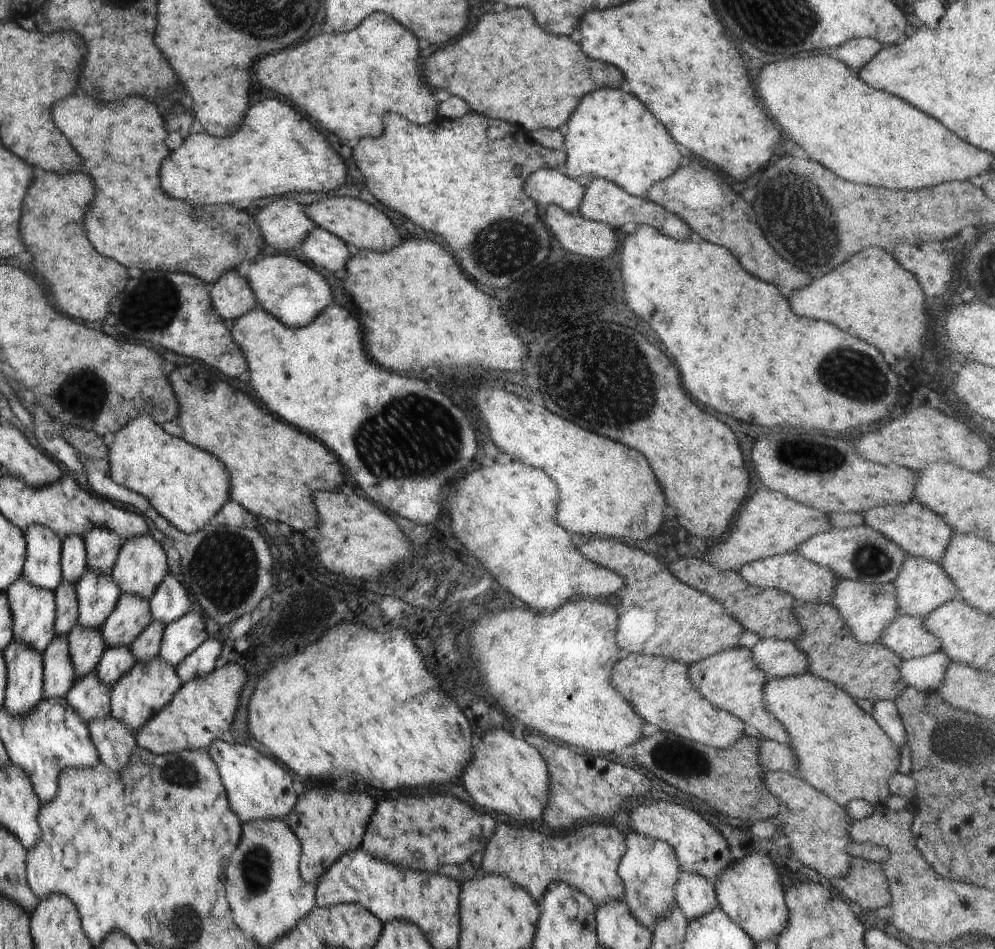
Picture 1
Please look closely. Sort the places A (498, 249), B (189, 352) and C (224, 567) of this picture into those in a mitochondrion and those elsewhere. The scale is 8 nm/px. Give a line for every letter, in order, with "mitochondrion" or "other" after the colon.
A: mitochondrion
B: other
C: mitochondrion

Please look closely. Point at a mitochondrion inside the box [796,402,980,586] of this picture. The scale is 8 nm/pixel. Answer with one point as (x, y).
(867, 559)

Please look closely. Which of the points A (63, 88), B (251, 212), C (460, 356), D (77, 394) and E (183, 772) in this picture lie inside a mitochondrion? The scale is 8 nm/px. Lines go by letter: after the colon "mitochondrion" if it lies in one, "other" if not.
A: other
B: other
C: other
D: mitochondrion
E: mitochondrion

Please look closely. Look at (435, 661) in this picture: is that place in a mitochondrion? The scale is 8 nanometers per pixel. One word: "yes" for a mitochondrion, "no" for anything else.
no

